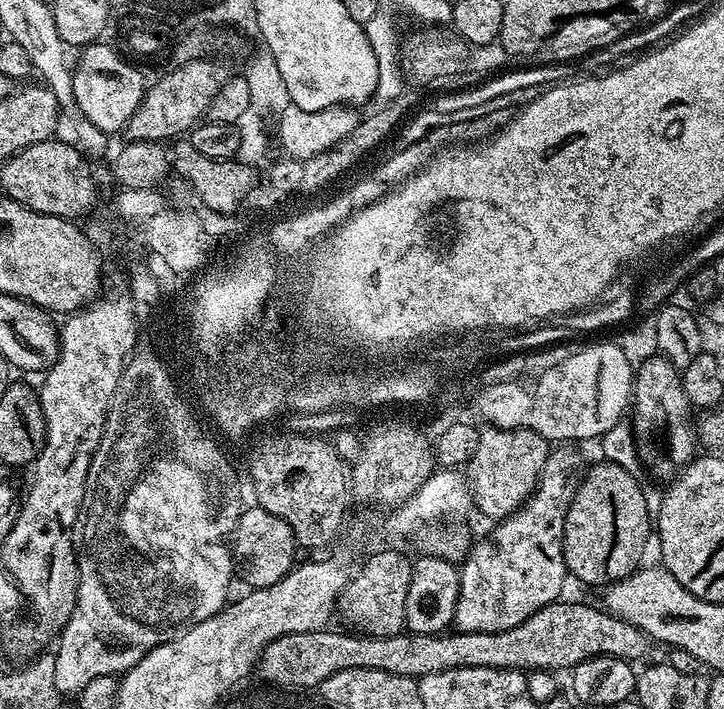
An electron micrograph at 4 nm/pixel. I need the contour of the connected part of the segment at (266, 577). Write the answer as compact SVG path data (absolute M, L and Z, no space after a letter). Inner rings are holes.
M259 506L245 507L241 511L236 530L232 534L230 547L232 563L237 577L248 583L249 589L274 586L287 572L291 572L297 559L298 545L290 526L274 514Z

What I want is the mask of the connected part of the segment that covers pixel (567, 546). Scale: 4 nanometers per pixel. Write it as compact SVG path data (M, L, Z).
M609 462L593 463L583 473L564 519L564 565L582 583L611 586L641 567L643 560L640 559L648 548L648 539L654 536L654 520L648 516L645 489L640 488L638 481L622 466Z

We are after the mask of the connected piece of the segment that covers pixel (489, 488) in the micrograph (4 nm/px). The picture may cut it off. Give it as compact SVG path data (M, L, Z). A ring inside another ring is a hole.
M485 427L480 432L480 444L466 465L466 479L472 489L475 511L489 516L492 522L499 522L523 508L536 491L536 482L546 466L549 451L549 441L534 430Z

